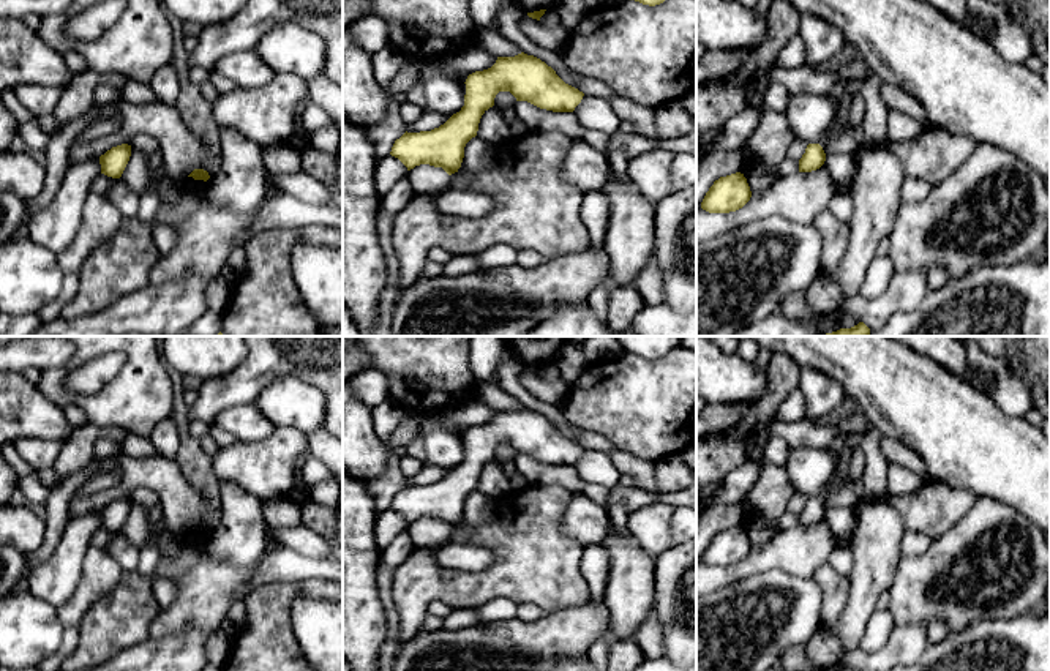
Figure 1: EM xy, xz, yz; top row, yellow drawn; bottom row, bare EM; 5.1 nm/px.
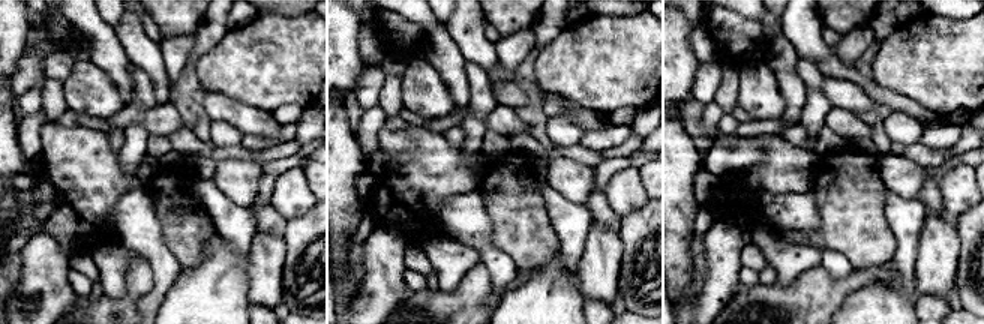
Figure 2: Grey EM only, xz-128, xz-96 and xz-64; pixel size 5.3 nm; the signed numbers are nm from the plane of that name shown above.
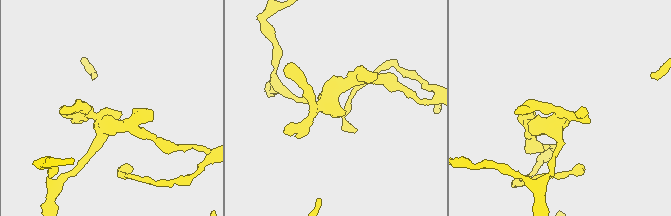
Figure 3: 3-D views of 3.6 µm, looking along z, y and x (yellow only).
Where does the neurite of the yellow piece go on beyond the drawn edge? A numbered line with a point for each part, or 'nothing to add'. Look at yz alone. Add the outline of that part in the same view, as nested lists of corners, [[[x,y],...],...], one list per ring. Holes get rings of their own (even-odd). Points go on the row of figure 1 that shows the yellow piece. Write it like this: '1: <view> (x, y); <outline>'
1: yz (809, 116); [[[807,92],[789,95],[785,114],[797,139],[818,144],[835,115],[835,99]]]

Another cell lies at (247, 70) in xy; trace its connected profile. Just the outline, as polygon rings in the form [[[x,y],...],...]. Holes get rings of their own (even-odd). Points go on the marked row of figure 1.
[[[254,49],[234,52],[219,58],[215,69],[232,81],[237,88],[248,90],[265,87],[275,77],[273,69]]]

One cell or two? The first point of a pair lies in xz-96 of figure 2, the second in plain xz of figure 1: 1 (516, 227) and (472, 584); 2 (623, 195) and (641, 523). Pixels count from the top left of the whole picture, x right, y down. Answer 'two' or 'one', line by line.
1: one
2: one

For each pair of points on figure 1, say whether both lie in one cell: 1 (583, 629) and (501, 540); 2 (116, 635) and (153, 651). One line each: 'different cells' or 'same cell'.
1: different cells
2: different cells

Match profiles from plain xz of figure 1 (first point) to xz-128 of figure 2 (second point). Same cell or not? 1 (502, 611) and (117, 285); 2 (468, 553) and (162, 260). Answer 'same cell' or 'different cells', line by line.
1: same cell
2: same cell

